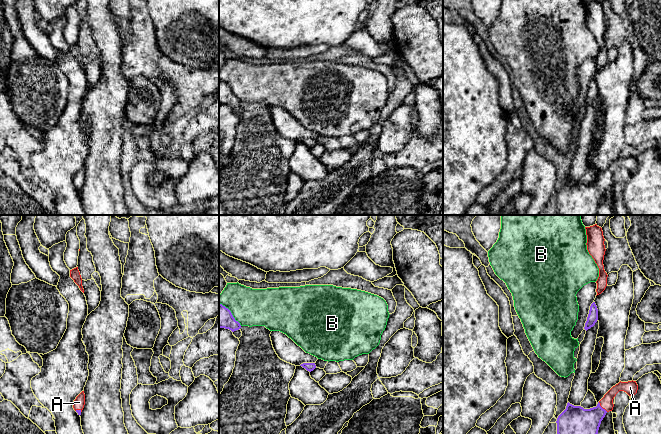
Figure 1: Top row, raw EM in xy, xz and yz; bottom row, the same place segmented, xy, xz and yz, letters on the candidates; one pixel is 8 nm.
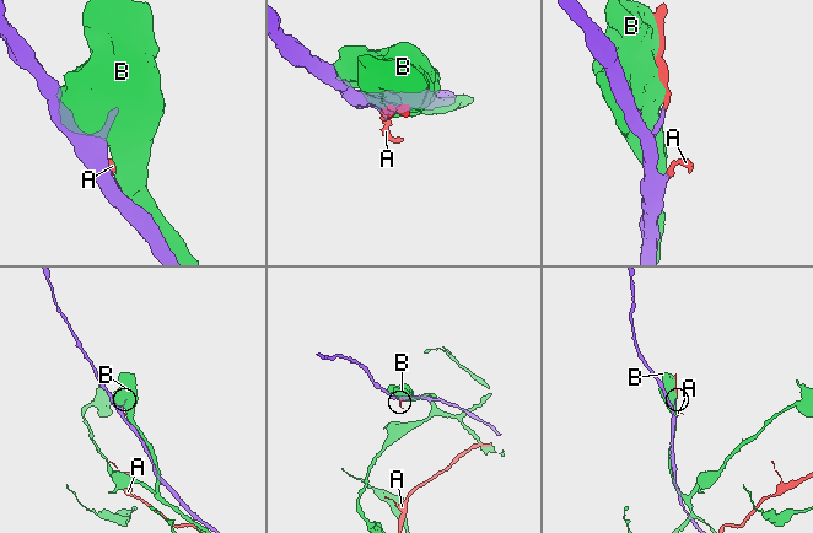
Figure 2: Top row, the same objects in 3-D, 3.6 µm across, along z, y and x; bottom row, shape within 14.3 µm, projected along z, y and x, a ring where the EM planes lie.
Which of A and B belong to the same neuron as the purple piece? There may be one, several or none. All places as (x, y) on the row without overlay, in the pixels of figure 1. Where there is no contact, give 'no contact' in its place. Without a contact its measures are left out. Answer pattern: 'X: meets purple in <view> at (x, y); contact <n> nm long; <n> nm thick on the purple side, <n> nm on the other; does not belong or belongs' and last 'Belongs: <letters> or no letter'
A: meets purple in yz at (601, 183); contact 110 nm long; 320 nm thick on the purple side, 100 nm on the other; belongs
B: meets purple in xz at (231, 89); contact 260 nm long; 180 nm thick on the purple side, 300 nm on the other; does not belong
Belongs: A

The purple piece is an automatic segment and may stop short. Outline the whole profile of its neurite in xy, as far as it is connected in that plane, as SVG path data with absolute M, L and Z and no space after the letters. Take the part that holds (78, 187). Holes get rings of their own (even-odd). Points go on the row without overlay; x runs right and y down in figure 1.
M82 167L74 176L73 184L78 189L78 191L81 191L81 188L85 181L85 170L84 167Z

